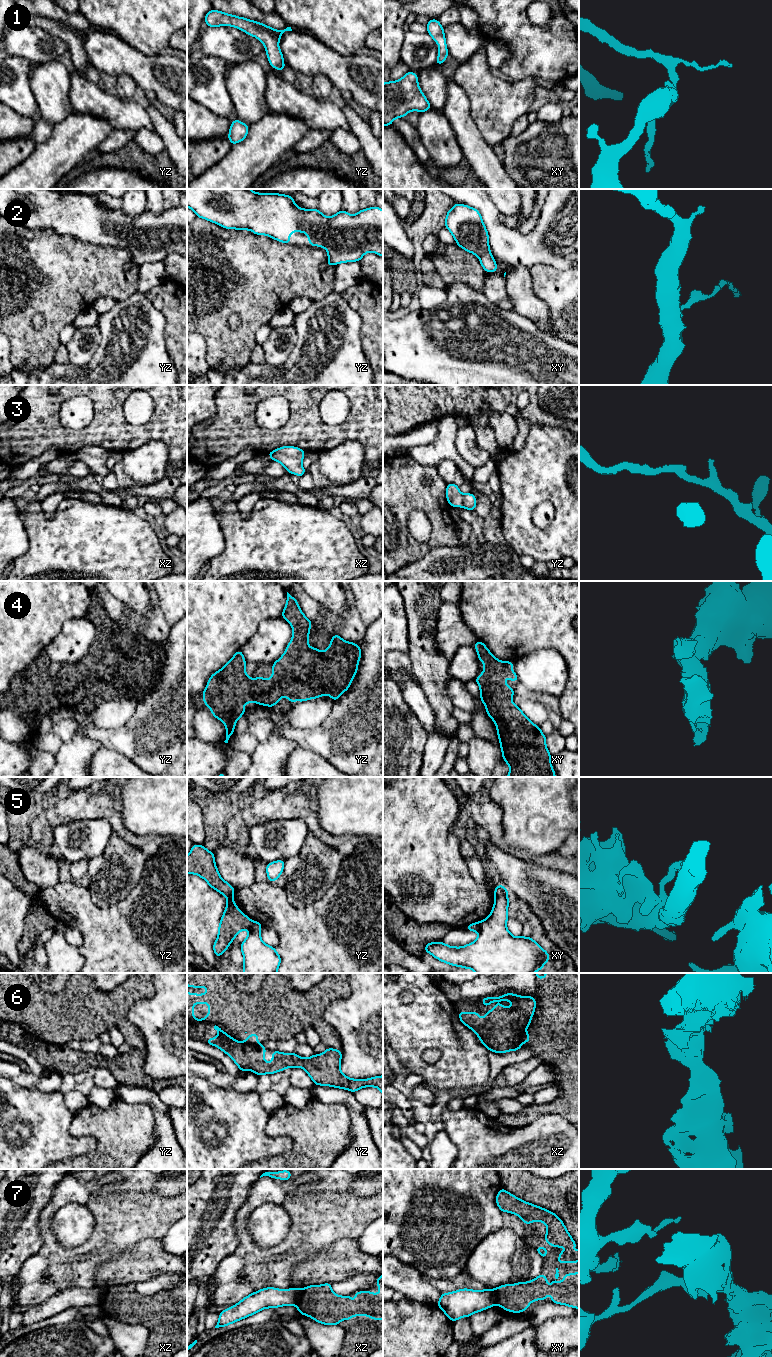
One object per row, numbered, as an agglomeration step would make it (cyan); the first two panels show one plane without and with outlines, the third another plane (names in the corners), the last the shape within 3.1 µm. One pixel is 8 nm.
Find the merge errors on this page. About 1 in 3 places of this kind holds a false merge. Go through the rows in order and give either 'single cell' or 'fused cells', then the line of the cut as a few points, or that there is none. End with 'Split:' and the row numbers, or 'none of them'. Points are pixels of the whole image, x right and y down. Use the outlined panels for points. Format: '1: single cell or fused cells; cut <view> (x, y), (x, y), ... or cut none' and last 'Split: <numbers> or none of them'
1: single cell; cut none
2: single cell; cut none
3: single cell; cut none
4: single cell; cut none
5: fused cells; cut xy (481, 921), (478, 932)
6: fused cells; cut yz (243, 1041), (249, 1044), (257, 1044)
7: fused cells; cut xz (301, 1290), (295, 1304)
Split: 5, 6, 7

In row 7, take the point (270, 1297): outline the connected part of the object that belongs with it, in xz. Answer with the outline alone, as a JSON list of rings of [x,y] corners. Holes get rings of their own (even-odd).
[[[268,1287],[252,1292],[234,1306],[223,1310],[215,1328],[228,1326],[266,1308],[296,1305],[300,1293],[301,1290],[294,1287],[288,1290]]]

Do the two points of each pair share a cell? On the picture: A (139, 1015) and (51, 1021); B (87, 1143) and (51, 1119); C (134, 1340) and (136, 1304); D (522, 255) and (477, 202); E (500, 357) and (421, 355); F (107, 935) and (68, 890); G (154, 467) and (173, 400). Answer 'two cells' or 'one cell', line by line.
A: two cells
B: one cell
C: two cells
D: one cell
E: one cell
F: one cell
G: two cells

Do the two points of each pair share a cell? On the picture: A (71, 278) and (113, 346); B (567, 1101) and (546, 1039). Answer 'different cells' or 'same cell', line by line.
A: different cells
B: same cell

